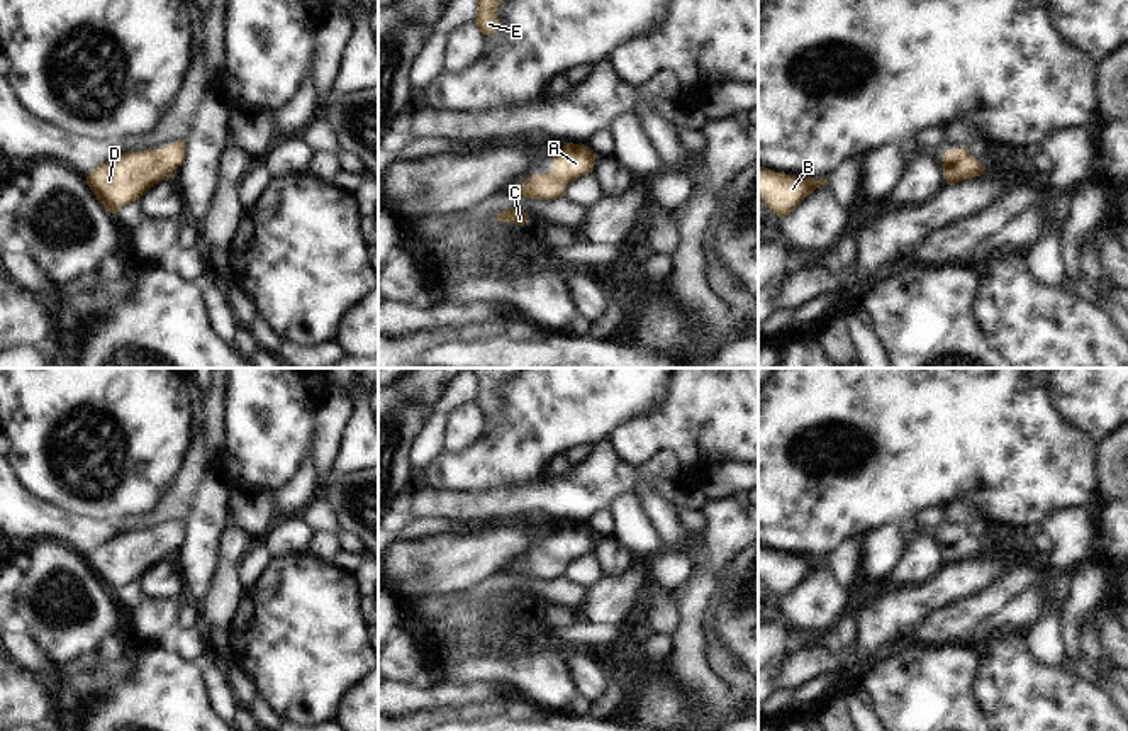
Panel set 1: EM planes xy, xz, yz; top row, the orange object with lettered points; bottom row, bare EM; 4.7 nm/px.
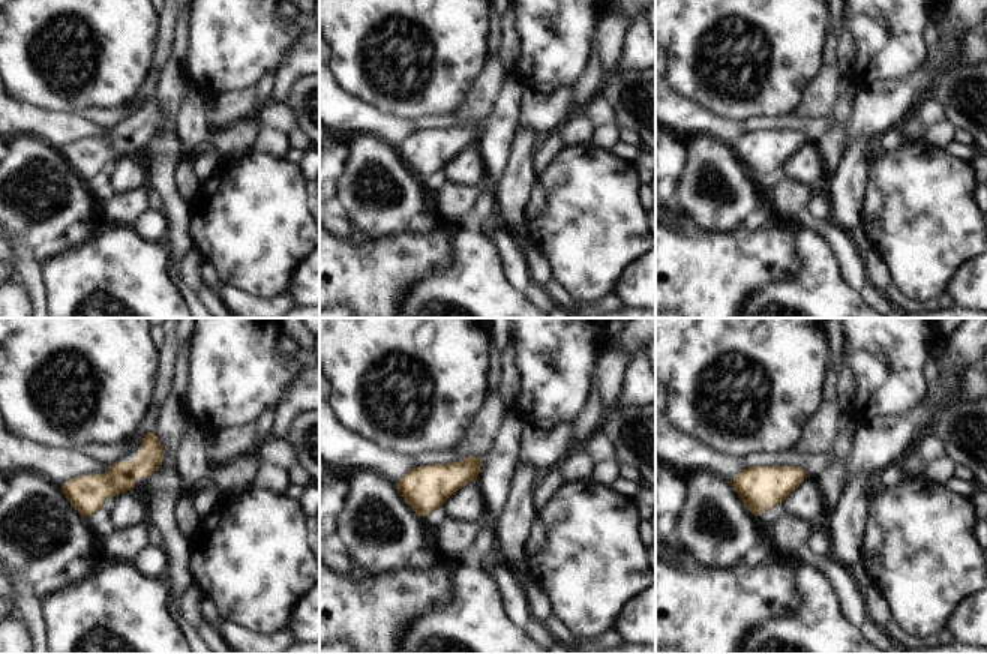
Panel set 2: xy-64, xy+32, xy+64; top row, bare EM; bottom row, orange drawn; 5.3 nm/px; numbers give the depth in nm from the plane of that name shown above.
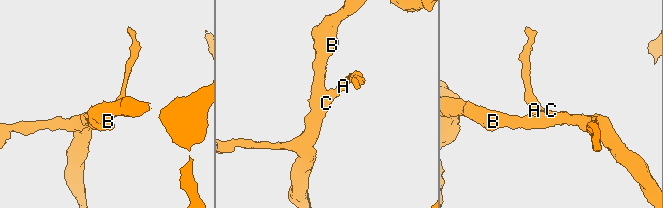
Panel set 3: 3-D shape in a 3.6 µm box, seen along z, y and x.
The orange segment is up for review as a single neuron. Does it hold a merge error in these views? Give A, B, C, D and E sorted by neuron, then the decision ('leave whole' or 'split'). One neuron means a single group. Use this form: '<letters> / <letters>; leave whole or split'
A B C D E; leave whole

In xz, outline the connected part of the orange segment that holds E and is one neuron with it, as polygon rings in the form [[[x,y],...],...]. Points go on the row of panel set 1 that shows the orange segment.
[[[477,0],[477,27],[483,36],[489,36],[499,29],[499,19],[495,15],[502,0]]]

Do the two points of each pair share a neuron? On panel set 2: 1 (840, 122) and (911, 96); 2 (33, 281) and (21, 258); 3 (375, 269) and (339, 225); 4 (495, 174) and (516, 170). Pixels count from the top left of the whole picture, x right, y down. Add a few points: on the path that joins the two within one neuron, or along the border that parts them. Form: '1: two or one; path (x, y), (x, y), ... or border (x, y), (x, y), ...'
1: two; border (854, 96), (846, 125), (845, 146)
2: one; path (30, 275), (27, 264)
3: two; border (356, 234), (353, 242), (335, 237)
4: two; border (513, 140), (503, 176), (489, 186)

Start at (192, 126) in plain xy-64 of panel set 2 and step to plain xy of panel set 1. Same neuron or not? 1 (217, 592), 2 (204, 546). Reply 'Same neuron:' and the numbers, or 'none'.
Same neuron: 1

